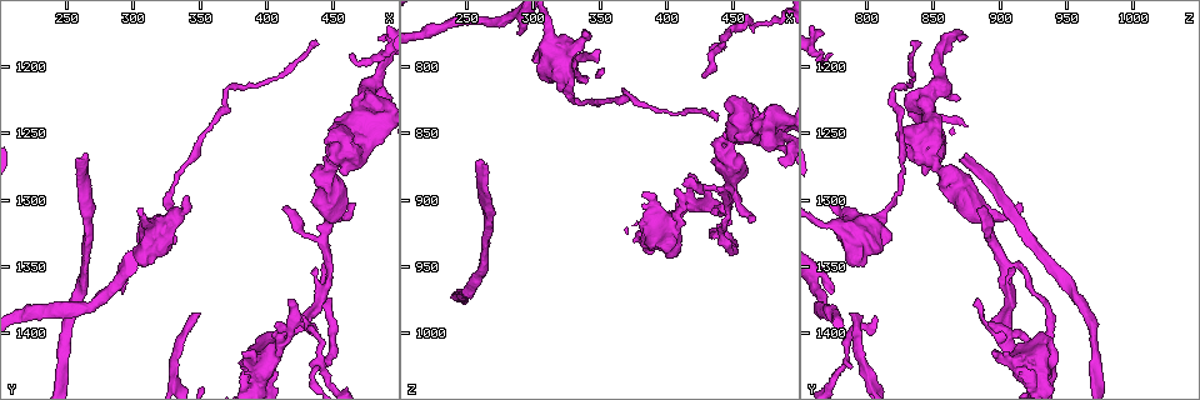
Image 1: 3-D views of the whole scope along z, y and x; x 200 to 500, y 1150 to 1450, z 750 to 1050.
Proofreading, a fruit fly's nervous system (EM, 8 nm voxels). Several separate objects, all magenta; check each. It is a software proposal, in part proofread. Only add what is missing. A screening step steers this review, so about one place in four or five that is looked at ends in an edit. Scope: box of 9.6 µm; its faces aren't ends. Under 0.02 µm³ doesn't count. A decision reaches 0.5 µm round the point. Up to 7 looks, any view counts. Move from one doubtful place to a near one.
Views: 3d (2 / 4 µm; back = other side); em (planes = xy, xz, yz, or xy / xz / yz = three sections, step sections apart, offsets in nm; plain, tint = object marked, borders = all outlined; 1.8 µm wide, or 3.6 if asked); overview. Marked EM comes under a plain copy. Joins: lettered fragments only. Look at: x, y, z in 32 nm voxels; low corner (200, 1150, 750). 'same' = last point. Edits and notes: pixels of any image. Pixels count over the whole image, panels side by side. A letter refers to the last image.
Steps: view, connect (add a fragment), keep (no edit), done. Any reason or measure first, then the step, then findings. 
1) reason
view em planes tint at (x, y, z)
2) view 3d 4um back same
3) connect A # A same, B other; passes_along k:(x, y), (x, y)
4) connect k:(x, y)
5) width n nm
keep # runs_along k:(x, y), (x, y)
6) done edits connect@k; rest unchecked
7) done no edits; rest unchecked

an open end
view em planes borders at (292, 1370, 770)

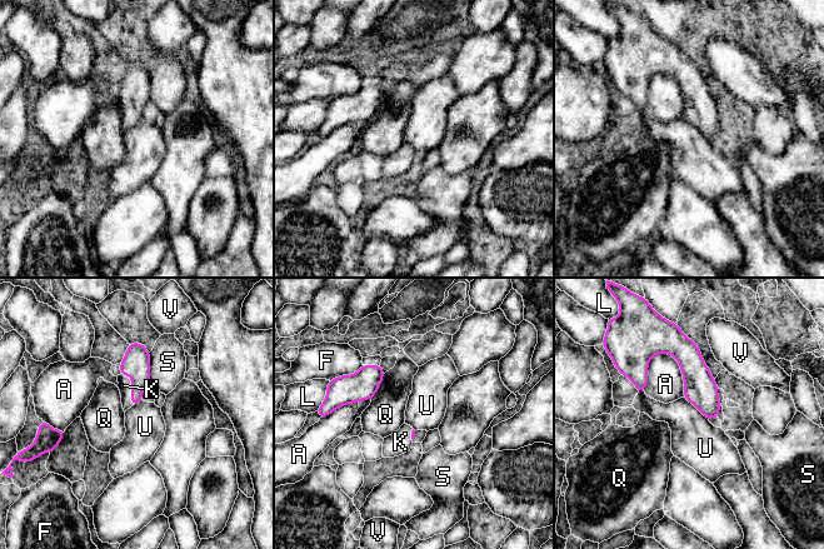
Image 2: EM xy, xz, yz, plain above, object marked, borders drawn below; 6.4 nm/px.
connect K # A other, F other, K same, L other, Q other, S other, U other, V other; it goes on there

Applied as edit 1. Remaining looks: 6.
free end
view 3d 2um back at (338, 1298, 772)

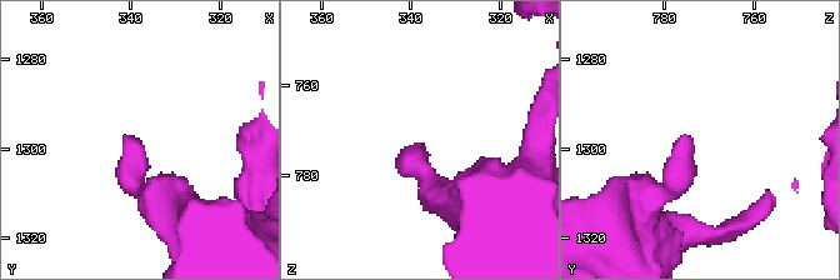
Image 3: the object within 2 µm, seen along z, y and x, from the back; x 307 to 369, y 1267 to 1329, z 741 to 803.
view em xz step 4 tint at (338, 1300, 774)

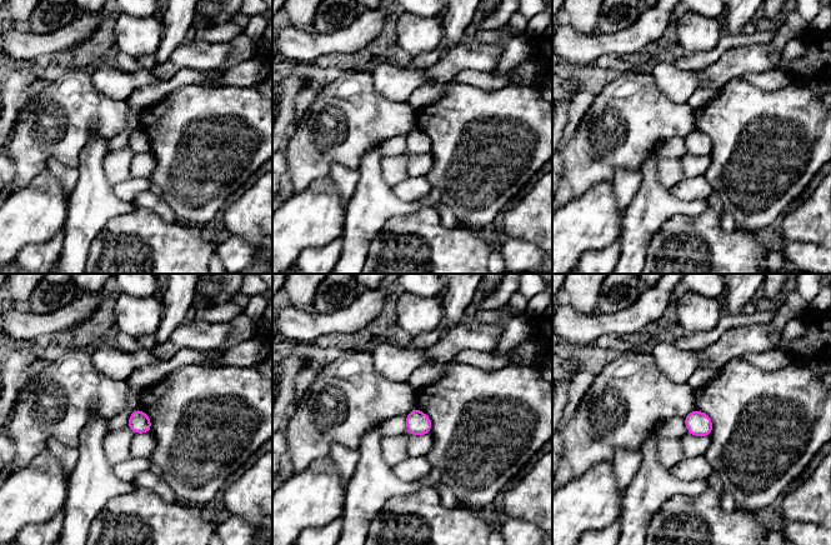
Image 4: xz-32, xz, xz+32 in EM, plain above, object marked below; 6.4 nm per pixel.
what lies round it
view em xz step 4 borders same

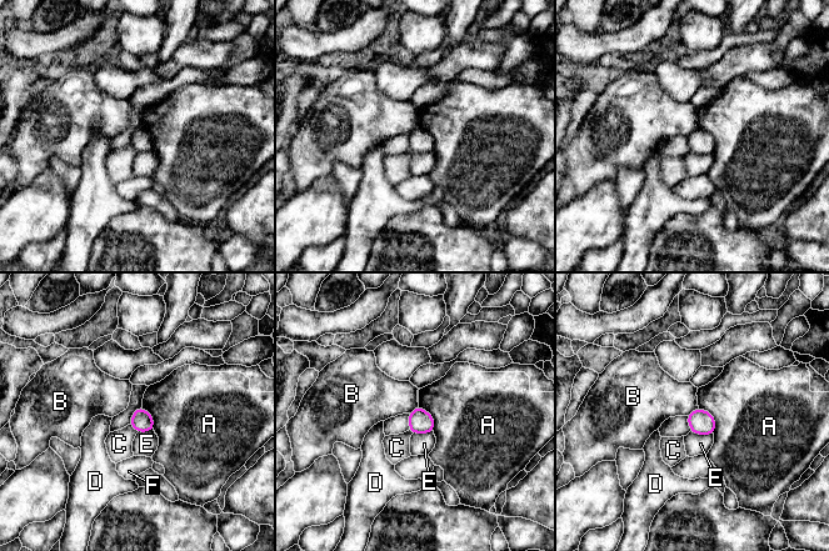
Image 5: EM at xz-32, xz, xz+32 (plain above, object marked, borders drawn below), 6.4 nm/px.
keep # A other, B other, C other, D other, E other, F other; none of them fits

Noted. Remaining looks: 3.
see it whole again
view overview

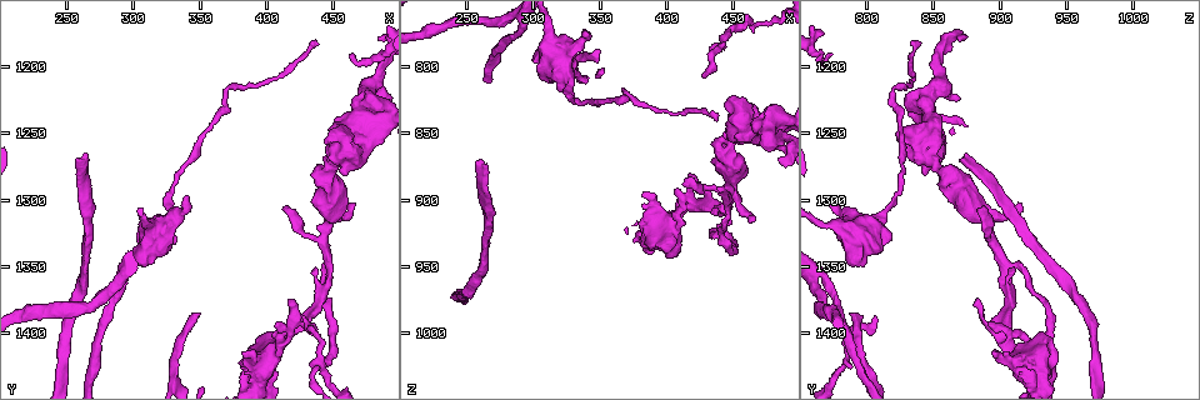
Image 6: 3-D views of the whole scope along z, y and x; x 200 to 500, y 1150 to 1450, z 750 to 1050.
thin end
view em planes borders at (264, 1264, 876)

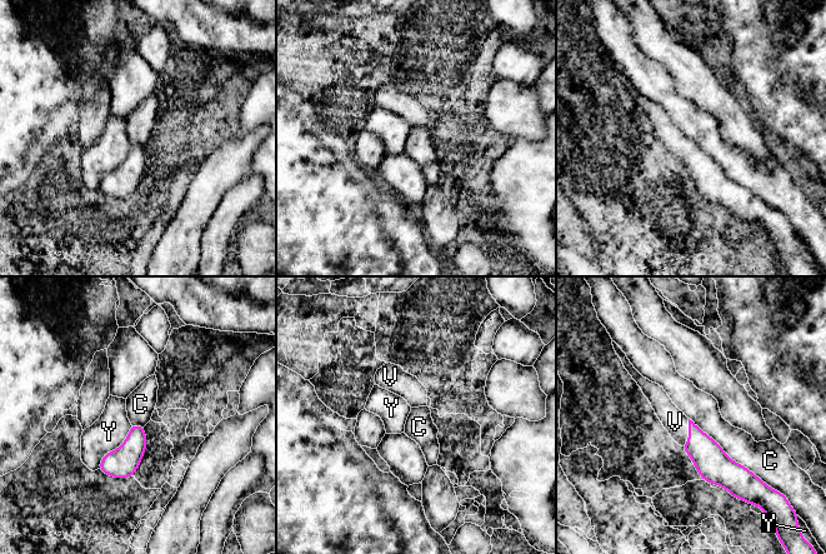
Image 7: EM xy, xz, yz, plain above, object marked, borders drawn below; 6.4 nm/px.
longest_contact C 600 nm
connect V # C other, V same, Y other; passes_along 7:(709, 458), (689, 433), (675, 422); it goes on there

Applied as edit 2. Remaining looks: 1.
done edits connect@2, connect@7; rest unchecked

